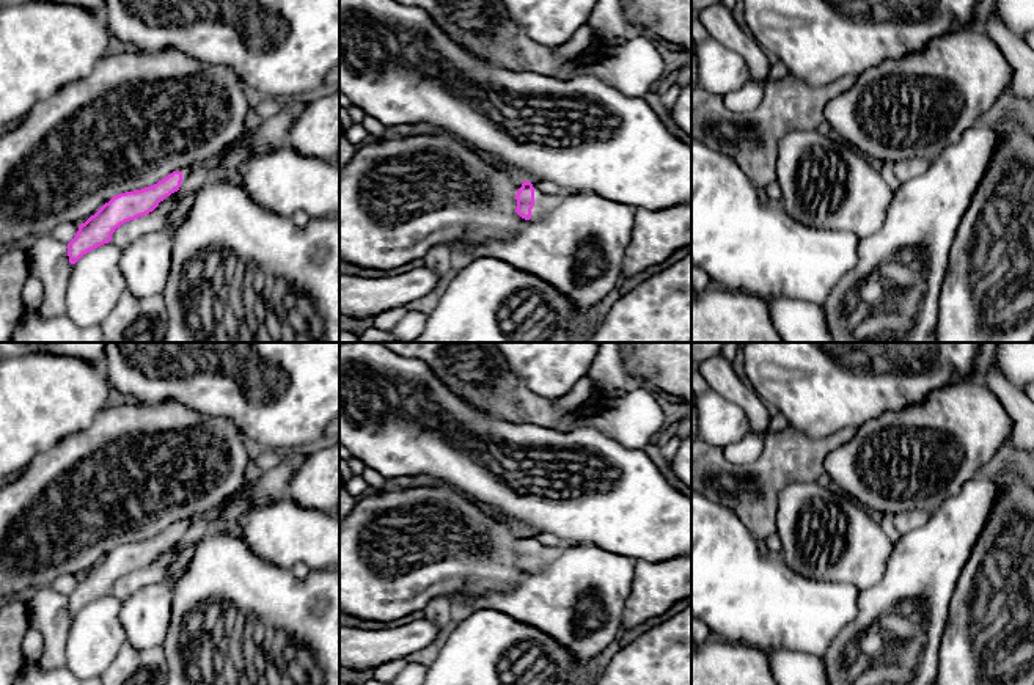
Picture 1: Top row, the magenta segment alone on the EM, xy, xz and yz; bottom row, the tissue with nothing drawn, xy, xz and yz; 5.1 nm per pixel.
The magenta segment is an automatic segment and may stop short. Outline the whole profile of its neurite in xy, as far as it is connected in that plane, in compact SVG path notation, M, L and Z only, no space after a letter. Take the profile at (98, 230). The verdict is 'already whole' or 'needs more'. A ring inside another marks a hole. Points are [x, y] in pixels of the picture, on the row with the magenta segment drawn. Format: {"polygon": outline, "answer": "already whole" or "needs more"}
{"polygon": "M173 171L157 184L113 196L94 215L79 226L68 244L69 262L75 264L88 251L108 244L116 228L152 212L160 201L178 192L182 173Z", "answer": "already whole"}

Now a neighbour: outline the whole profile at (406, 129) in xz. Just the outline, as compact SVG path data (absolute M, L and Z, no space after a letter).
M402 124L402 126L390 126L387 127L388 138L399 138L399 137L409 137L415 134L416 130L423 130L424 134L435 134L438 132L429 124Z

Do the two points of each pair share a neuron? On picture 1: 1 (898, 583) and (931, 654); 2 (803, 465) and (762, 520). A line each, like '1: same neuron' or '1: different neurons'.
1: same neuron
2: same neuron

